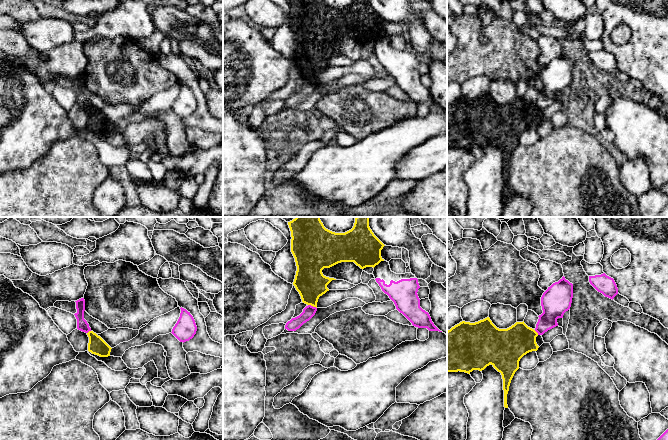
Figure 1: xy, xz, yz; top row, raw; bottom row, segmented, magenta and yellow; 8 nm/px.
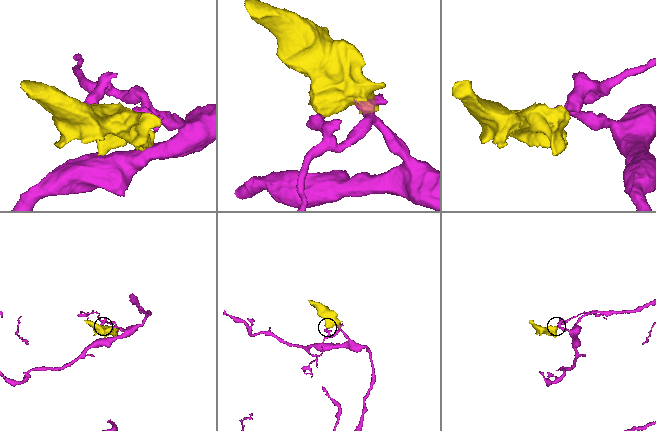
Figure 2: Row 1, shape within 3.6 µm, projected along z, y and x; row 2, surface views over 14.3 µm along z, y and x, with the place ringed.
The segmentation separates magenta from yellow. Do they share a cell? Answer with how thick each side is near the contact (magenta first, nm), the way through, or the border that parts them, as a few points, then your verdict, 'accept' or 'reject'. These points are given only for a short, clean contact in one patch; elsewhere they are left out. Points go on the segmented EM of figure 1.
calibres 100 and 240 nm; border xz (308, 304), (316, 308); reject

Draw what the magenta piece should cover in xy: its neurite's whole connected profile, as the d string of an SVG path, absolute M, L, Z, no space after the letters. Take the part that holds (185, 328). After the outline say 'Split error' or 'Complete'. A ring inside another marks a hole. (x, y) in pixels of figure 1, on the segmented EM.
M180 308L180 317L172 329L172 334L180 341L186 342L194 337L197 326L193 316L184 308Z. Complete

